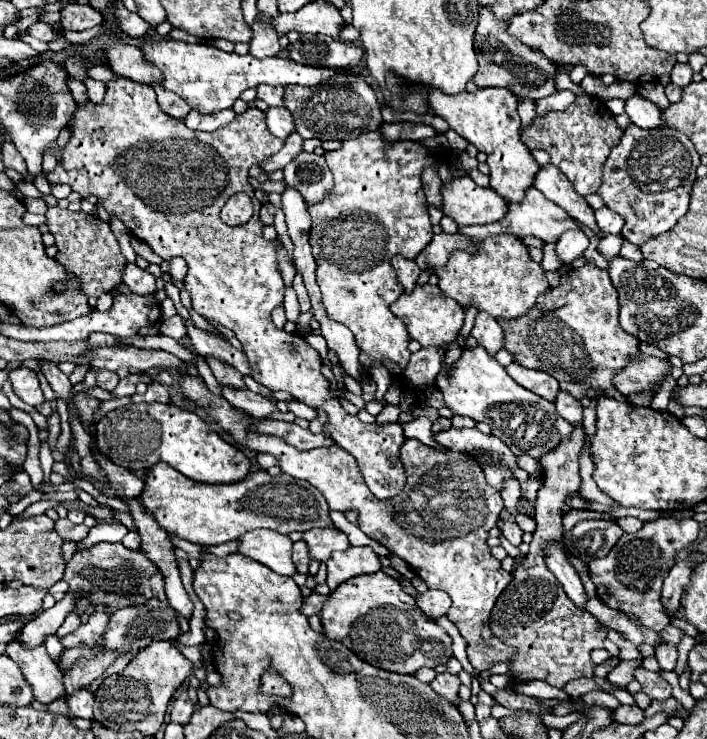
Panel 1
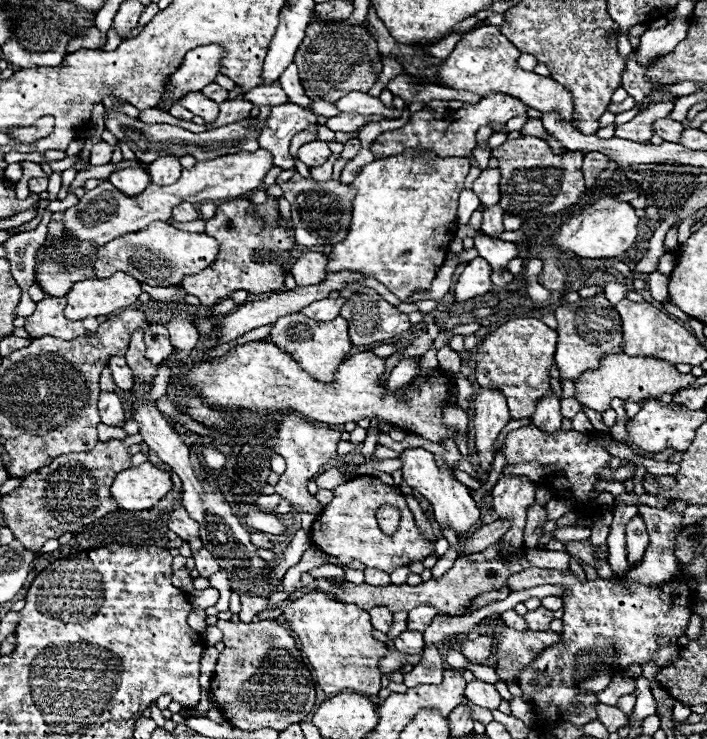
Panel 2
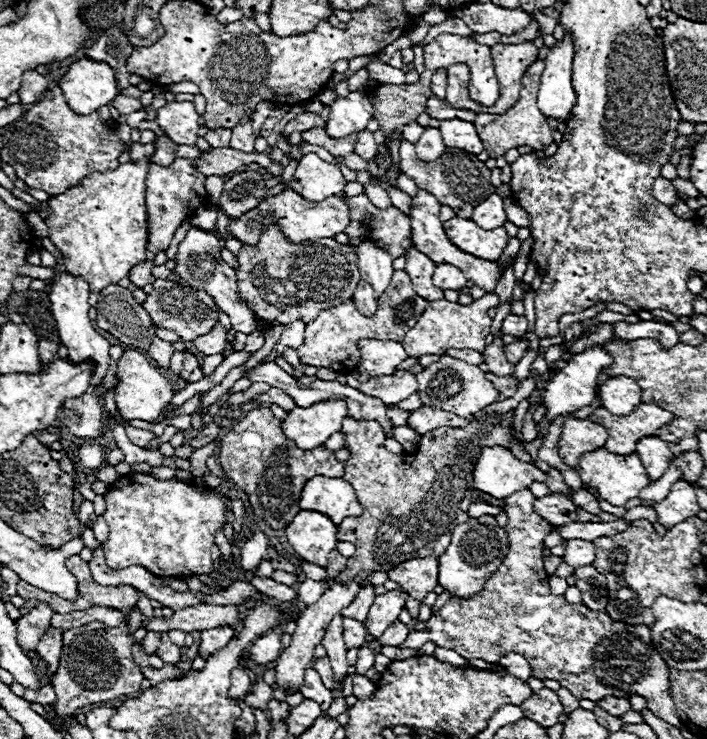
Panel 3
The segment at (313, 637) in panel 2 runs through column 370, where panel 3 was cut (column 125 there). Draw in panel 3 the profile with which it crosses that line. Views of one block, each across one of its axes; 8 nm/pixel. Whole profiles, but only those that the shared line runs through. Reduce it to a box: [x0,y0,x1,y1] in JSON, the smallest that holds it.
[52,622,144,720]

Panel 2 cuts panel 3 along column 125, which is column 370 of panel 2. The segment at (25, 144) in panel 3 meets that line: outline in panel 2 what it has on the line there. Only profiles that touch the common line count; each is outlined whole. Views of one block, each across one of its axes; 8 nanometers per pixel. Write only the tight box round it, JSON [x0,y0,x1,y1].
[370,94,528,189]

